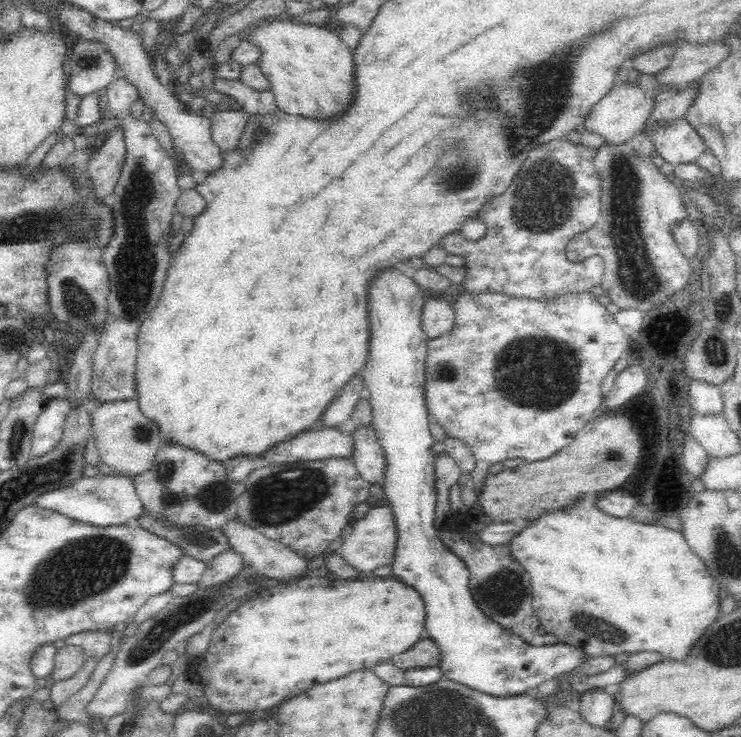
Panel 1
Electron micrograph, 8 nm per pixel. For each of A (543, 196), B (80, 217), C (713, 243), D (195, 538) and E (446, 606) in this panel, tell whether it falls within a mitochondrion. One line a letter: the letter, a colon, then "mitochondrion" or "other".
A: mitochondrion
B: mitochondrion
C: other
D: mitochondrion
E: other

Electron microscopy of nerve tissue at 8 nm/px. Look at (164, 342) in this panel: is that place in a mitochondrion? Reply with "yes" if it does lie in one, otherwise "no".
no

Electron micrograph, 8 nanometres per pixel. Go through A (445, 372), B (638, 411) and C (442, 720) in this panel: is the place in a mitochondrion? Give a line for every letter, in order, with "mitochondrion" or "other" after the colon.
A: mitochondrion
B: other
C: mitochondrion

